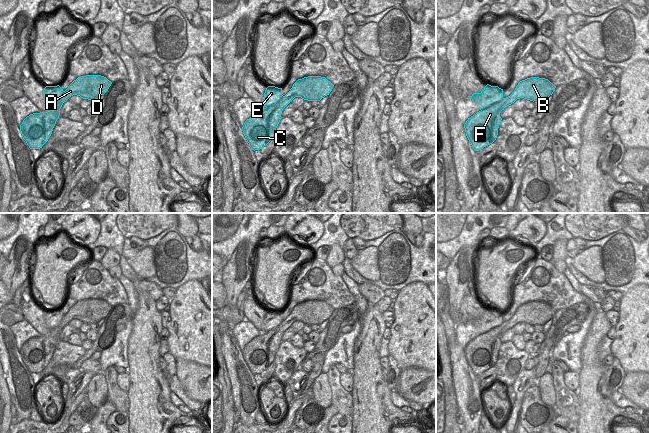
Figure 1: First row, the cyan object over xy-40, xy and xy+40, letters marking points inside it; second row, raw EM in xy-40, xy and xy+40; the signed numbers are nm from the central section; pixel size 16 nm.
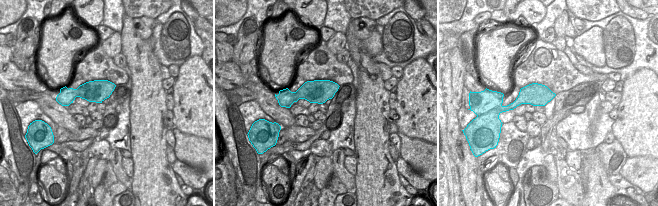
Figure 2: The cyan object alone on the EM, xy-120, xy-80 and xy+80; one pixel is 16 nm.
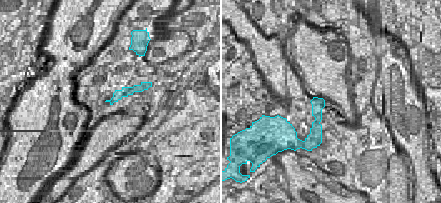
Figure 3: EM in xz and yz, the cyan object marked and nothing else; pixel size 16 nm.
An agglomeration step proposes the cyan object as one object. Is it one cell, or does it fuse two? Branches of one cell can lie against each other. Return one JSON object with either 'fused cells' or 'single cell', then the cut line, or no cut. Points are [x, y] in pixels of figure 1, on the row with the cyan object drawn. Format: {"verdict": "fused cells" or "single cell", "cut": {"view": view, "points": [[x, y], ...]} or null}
{"verdict": "fused cells", "cut": {"view": "xy+40", "points": [[502, 108], [486, 107], [481, 110]]}}

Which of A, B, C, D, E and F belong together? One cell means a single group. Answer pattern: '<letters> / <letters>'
A B D E / C F

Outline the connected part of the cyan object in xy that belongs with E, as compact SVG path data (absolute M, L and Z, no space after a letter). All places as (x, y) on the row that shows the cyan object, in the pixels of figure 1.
M308 76L298 79L283 96L282 88L268 86L264 93L264 107L276 107L284 109L295 97L301 97L308 101L320 101L329 95L334 85L325 77Z

